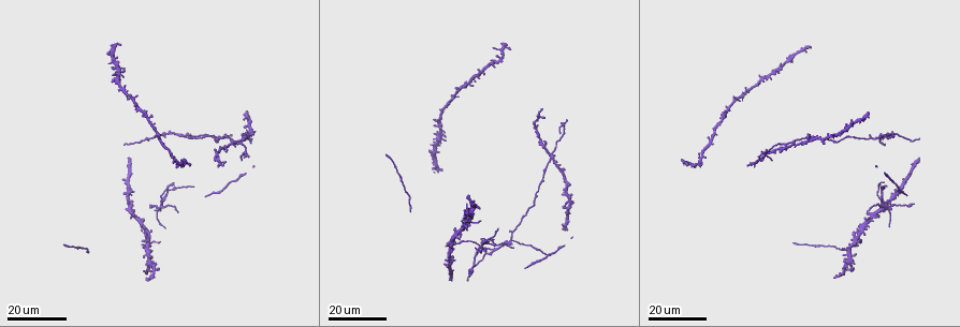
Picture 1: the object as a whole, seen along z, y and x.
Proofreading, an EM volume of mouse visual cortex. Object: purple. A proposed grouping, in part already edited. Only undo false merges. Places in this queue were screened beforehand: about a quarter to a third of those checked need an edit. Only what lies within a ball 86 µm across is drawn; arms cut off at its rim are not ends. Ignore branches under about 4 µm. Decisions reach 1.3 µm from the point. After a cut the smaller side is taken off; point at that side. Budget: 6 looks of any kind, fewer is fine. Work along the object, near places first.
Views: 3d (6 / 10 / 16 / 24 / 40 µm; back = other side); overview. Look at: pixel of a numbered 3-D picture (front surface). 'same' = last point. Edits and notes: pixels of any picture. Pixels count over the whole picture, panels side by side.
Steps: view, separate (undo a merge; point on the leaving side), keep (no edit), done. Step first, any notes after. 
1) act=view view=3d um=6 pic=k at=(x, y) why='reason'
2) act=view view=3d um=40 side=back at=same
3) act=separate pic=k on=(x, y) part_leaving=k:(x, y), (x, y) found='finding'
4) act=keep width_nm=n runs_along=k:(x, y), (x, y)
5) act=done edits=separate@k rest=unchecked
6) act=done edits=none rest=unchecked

act=view view=3d um=16 pic=1 at=(232, 139) why='thick turns thin'

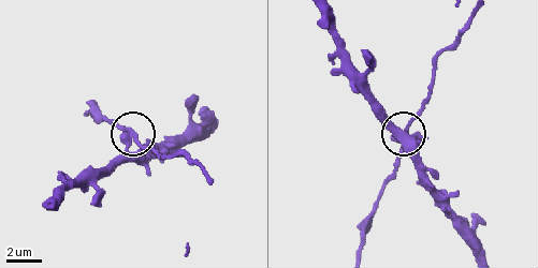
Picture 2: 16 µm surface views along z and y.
act=view view=3d um=6 pic=2 at=(130, 135) why='closer look'

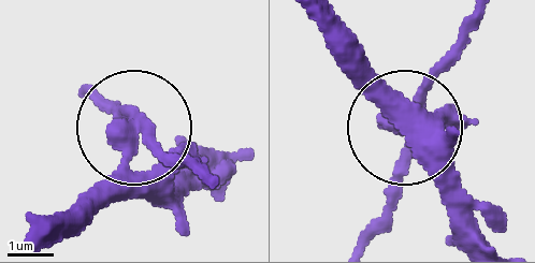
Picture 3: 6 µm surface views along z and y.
act=separate pic=3 on=(390, 196) found='two neurons meet here'

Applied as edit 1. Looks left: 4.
act=view view=overview

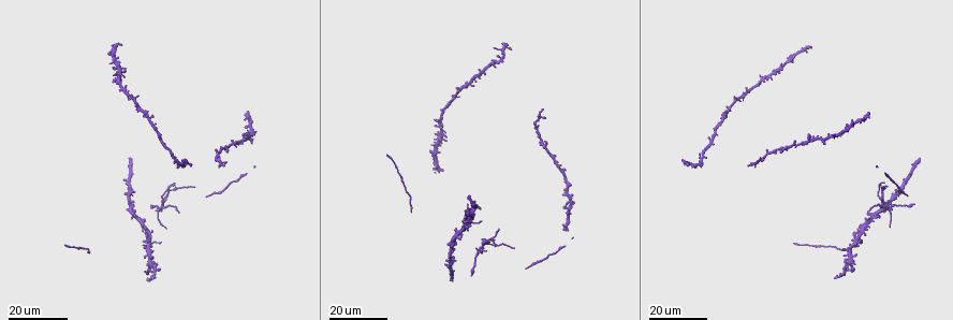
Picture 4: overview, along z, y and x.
act=view view=3d um=16 pic=4 at=(700, 164) why='looks like a crossing'

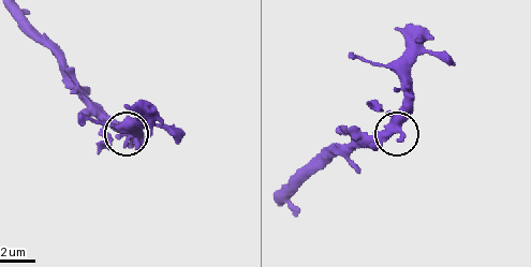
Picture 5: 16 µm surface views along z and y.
act=view view=3d um=6 pic=5 at=(386, 128) why='zoom in'

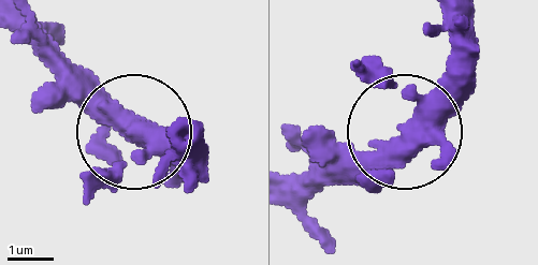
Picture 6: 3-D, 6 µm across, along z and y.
act=keep side_arm_um=6 found='continuous, no second neuron'

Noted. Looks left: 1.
act=done edits=separate@3 rest=unchecked

